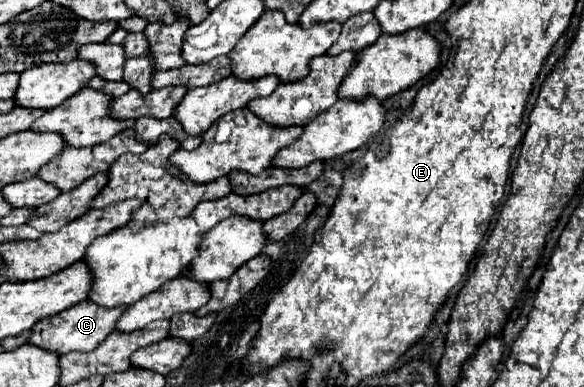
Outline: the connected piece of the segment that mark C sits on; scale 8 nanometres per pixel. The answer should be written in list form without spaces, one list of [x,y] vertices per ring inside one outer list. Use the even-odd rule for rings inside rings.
[[[86,299],[74,307],[58,313],[58,315],[54,315],[54,317],[38,321],[32,329],[30,343],[50,349],[50,351],[58,351],[62,355],[70,353],[70,351],[94,351],[94,347],[98,347],[116,329],[116,323],[124,311],[126,311],[126,307],[102,309],[102,305],[94,305],[94,301]]]

